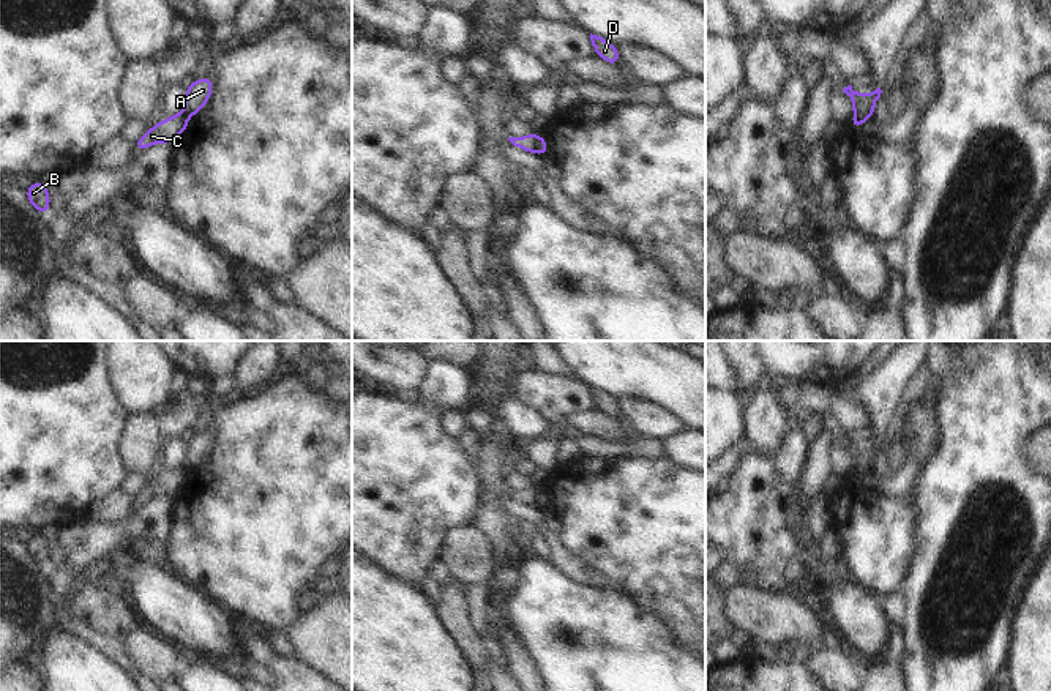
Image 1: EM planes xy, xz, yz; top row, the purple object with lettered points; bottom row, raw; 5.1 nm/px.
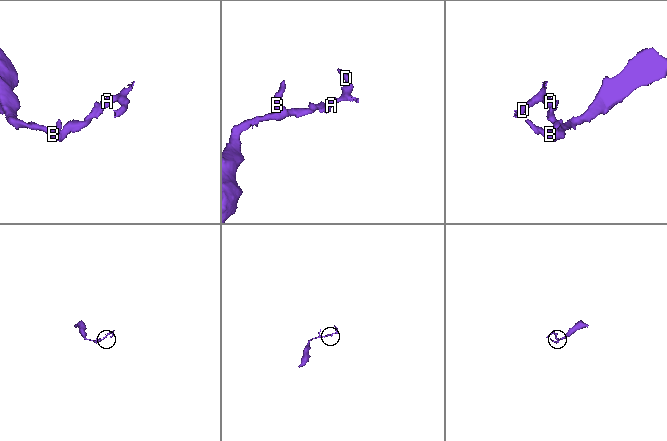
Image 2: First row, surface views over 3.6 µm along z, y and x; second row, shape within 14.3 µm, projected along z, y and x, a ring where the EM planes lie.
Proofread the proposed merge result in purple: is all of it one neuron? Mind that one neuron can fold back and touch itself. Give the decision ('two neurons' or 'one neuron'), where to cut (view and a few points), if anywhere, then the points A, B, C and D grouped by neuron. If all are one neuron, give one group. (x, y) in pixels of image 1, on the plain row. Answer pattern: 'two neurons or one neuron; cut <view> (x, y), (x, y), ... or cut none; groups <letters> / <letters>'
two neurons; cut xz (540, 489), (534, 504); groups A D / B C

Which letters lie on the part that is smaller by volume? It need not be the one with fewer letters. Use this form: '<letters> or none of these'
A, D

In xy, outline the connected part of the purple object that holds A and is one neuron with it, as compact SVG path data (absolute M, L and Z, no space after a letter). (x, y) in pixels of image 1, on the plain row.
M204 429L199 434L188 435L186 445L185 445L185 459L183 459L183 469L189 473L193 469L200 465L213 445L213 434L210 429Z

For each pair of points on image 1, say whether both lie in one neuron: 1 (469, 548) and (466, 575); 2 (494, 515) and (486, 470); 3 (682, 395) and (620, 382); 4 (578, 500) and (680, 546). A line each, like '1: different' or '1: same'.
1: same
2: same
3: same
4: same

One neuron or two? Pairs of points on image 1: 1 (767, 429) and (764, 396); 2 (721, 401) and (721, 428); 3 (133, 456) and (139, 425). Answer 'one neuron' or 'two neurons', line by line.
1: one neuron
2: one neuron
3: one neuron

